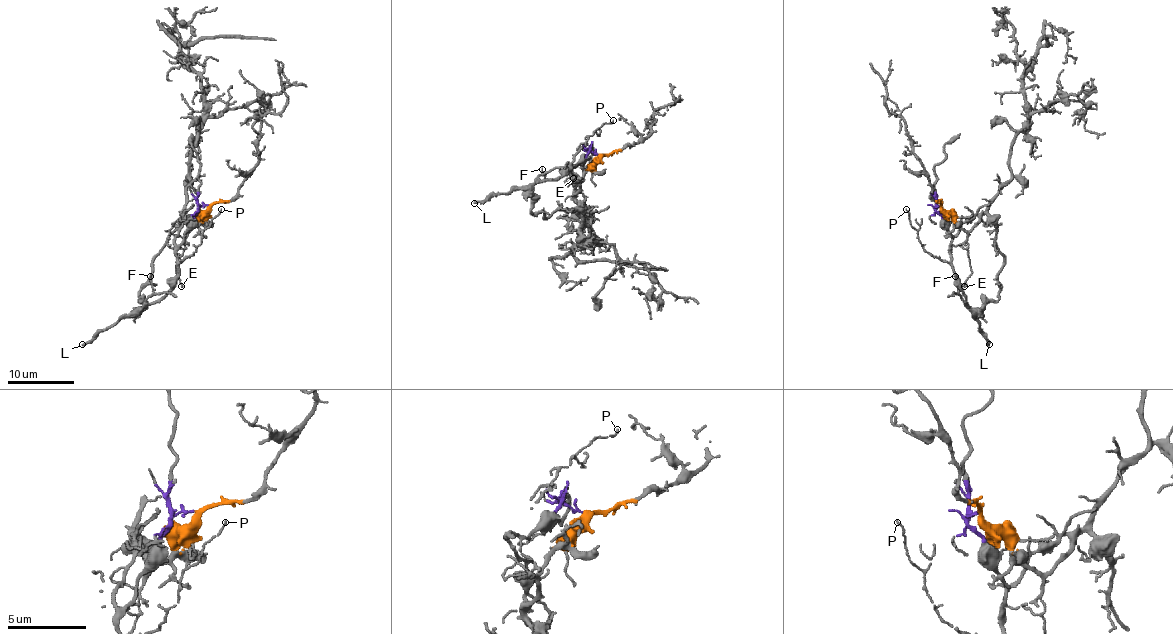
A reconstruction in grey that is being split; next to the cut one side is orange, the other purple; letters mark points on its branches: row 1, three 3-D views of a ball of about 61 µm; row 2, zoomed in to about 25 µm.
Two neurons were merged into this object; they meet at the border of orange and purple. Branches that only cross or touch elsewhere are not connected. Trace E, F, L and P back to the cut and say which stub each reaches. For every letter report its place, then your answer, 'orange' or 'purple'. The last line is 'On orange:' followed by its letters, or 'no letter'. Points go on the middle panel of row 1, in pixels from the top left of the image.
E: (573, 178) | orange
F: (542, 169) | purple
L: (474, 203) | purple
P: (613, 120) | purple
On orange: E

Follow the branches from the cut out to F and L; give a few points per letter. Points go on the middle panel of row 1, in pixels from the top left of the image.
F: (599, 155), (591, 150), (576, 165), (568, 165), (554, 180), (540, 180), (538, 177), (545, 172), (541, 168)
L: (599, 155), (591, 150), (554, 180), (536, 180), (506, 193), (490, 193), (473, 203)

